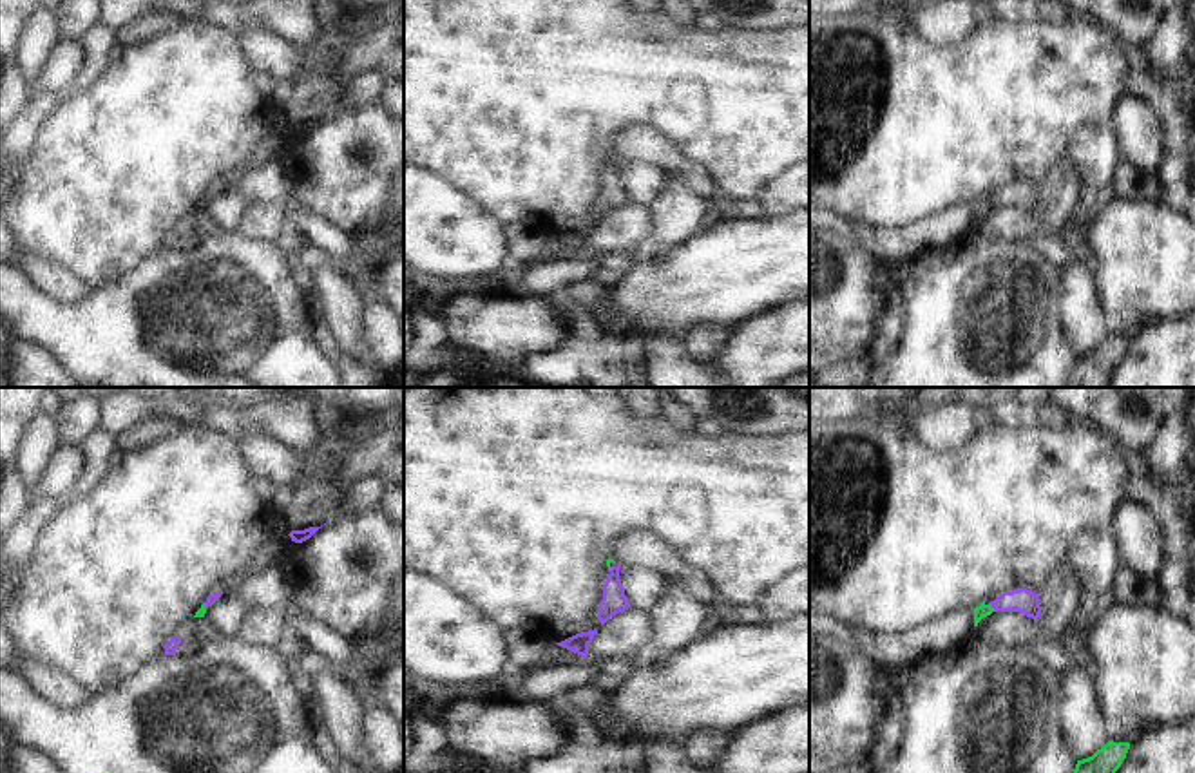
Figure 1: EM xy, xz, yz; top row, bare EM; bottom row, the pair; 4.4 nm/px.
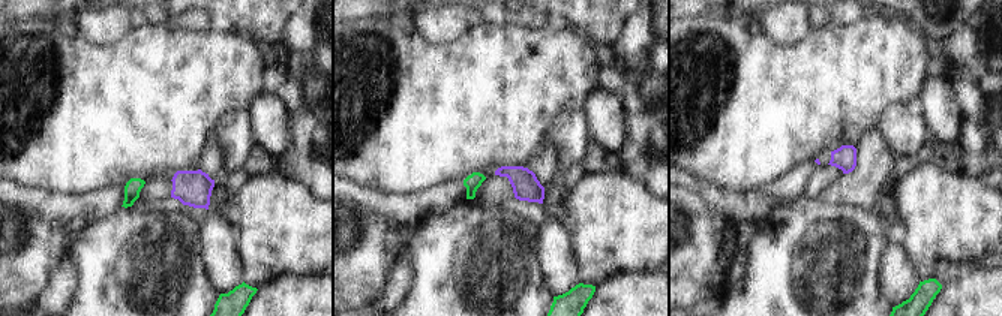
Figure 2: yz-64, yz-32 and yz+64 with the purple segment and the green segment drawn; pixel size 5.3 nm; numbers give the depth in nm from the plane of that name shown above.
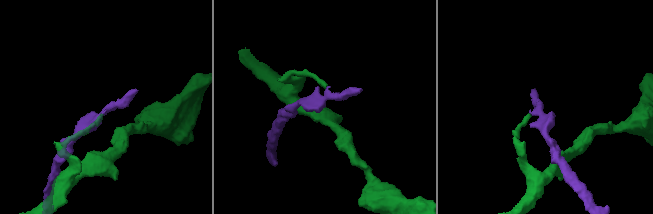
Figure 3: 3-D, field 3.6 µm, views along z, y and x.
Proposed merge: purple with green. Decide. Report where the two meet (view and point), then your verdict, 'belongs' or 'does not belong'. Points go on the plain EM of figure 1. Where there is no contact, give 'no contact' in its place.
yz (991, 200) | does not belong

